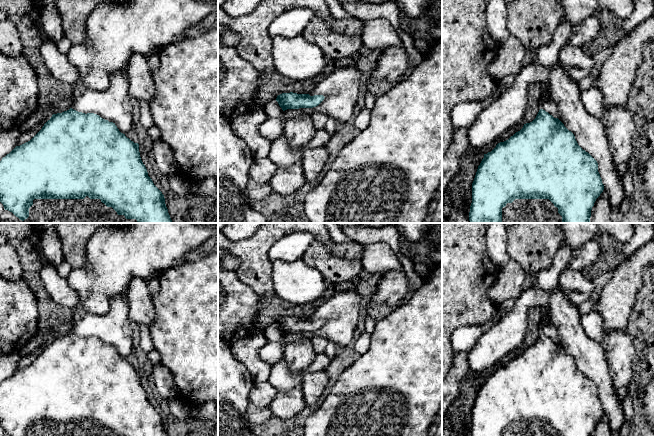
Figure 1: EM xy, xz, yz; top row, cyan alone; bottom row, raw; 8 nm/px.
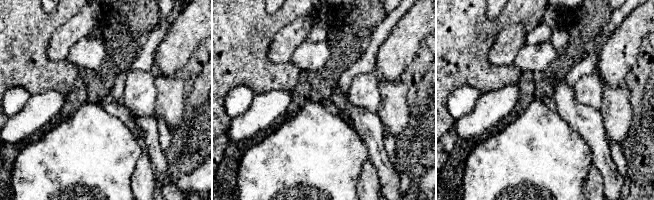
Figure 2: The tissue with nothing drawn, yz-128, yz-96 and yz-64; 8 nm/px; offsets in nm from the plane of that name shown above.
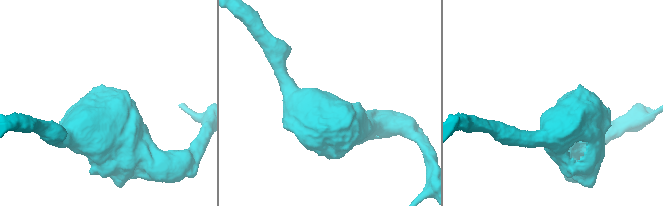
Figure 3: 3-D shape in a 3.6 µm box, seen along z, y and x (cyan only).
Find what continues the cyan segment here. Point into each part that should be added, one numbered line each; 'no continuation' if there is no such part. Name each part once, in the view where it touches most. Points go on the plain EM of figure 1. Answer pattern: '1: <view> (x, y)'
1: xy (39, 429)

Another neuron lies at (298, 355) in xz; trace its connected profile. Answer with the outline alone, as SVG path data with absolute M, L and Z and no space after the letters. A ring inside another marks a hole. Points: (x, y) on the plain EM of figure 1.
M302 338L288 343L284 349L284 362L294 374L302 373L315 359L311 340Z

